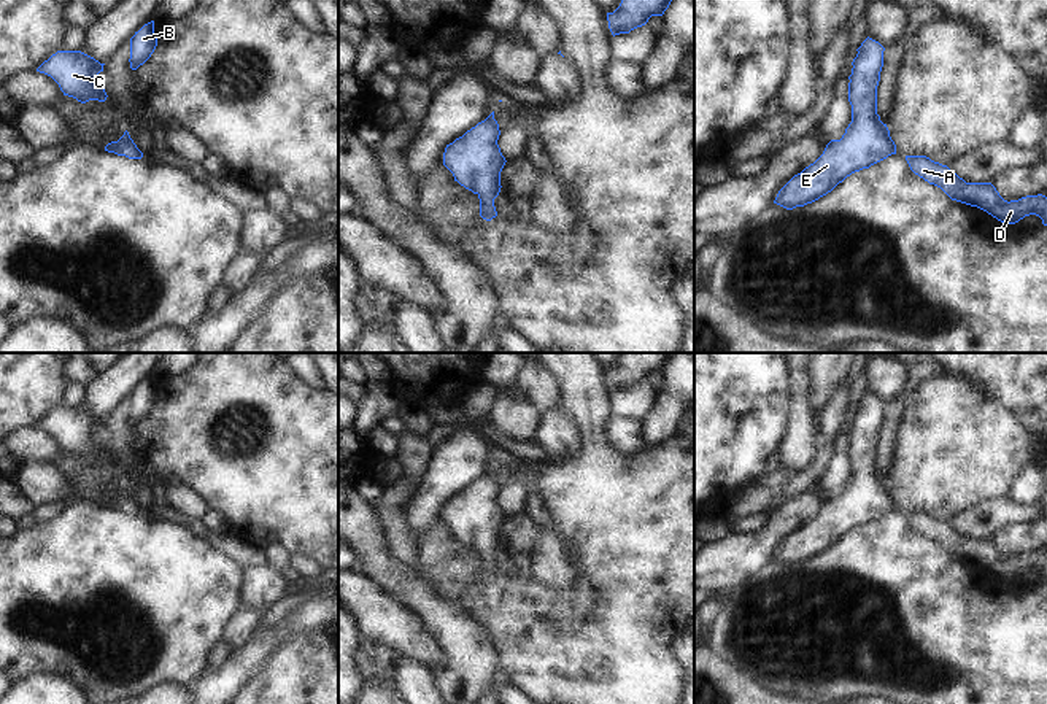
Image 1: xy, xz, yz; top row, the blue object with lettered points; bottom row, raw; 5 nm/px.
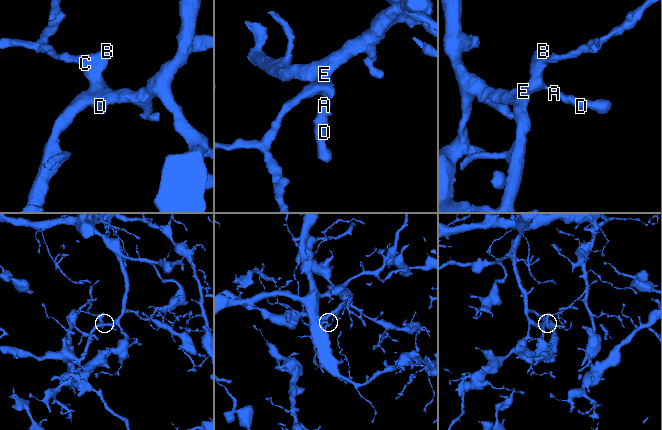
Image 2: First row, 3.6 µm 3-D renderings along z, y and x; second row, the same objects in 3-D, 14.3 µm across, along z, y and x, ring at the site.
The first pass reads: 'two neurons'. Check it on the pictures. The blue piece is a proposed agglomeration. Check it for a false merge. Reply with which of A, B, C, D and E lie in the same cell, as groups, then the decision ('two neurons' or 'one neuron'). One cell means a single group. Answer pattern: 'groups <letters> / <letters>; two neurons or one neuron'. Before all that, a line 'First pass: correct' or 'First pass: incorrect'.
First pass: incorrect
groups A B C D E; one neuron

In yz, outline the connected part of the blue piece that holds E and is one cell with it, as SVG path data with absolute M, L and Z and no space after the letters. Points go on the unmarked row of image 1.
M867 393L856 407L848 432L852 478L840 496L831 496L813 520L778 547L774 559L786 566L818 556L852 529L896 510L890 486L877 470L877 442L885 404Z

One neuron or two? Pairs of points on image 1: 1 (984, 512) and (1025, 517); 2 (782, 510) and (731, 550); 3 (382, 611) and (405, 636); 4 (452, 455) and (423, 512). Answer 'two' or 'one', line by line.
1: one
2: one
3: one
4: one

